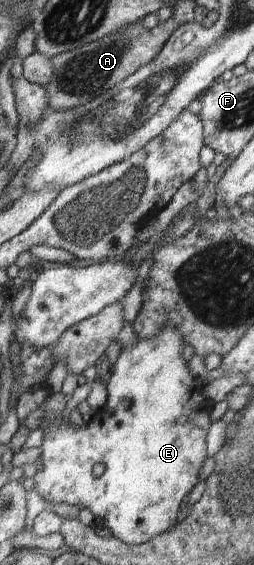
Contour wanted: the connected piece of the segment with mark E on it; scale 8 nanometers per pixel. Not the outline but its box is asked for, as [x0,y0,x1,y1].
[27,325,211,545]

